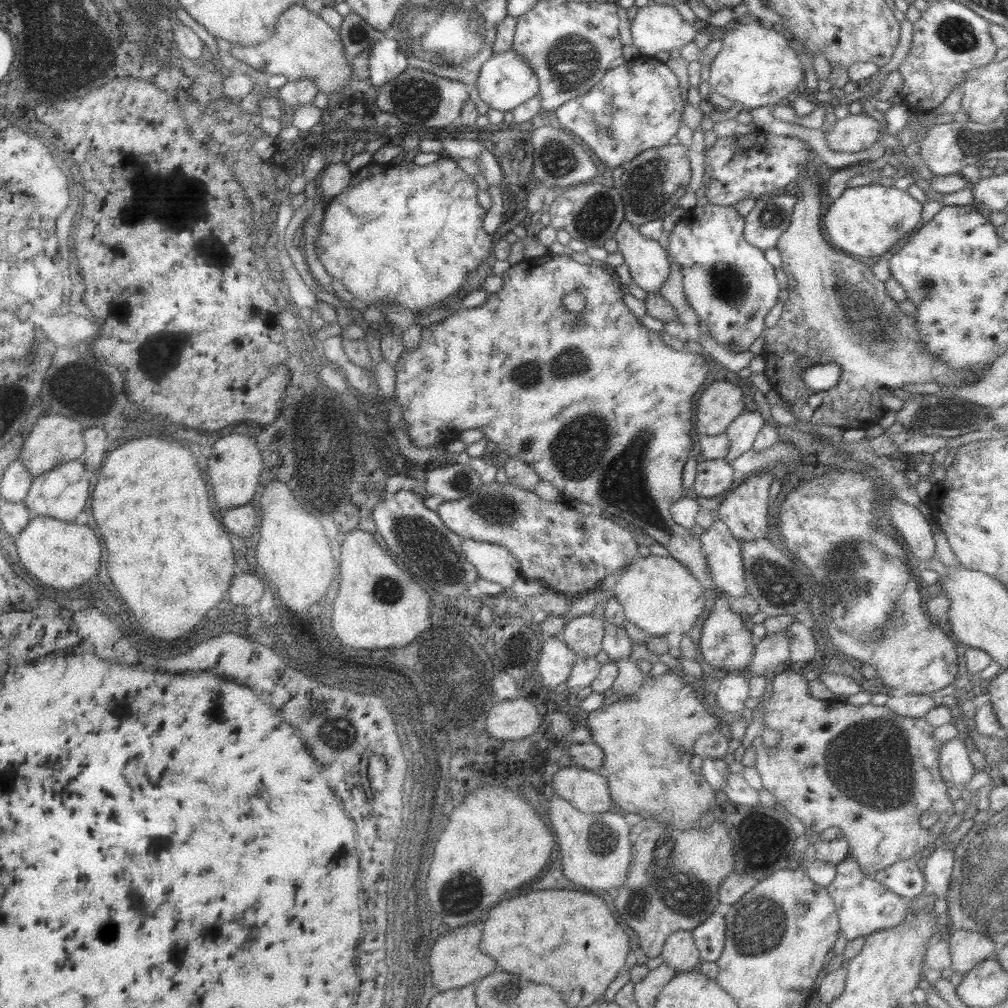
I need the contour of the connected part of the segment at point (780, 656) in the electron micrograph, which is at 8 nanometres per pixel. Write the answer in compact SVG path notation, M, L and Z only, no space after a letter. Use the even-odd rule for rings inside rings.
M786 631L767 634L755 647L748 666L753 676L764 676L765 671L778 671L788 664L790 647Z

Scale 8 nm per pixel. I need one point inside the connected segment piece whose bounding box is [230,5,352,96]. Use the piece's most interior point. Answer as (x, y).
(302, 46)

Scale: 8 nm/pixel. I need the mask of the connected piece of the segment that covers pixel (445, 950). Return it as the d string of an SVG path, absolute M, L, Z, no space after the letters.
M464 926L464 928L456 928L448 934L448 940L446 936L442 936L434 948L432 948L432 954L430 954L430 968L432 968L432 982L434 986L444 992L444 990L452 990L452 988L460 988L470 984L472 980L481 980L484 976L488 976L490 972L496 970L496 962L482 954L478 950L478 944L480 944L480 928L476 926Z

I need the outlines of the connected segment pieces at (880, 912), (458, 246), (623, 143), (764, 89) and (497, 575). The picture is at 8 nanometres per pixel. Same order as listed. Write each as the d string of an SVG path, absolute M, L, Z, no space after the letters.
M843 859L836 864L836 878L826 887L826 891L835 904L839 931L848 941L895 928L911 912L909 902L879 884L872 876L864 875L854 859Z
M441 156L436 162L428 165L419 166L414 162L396 164L396 168L386 170L384 174L380 174L376 178L370 180L360 180L358 186L349 184L340 194L328 198L328 203L325 205L322 226L320 226L320 235L316 238L316 254L318 260L322 262L322 266L331 278L336 278L342 282L342 286L356 298L362 300L366 305L374 305L374 302L398 302L400 306L404 306L406 310L420 316L419 312L425 314L425 310L437 308L440 302L444 302L448 296L456 294L464 284L466 284L468 276L490 256L492 250L492 235L484 231L482 222L487 214L486 209L478 203L477 193L478 185L473 178L461 169L456 161Z
M640 55L608 69L586 94L564 102L555 110L559 126L592 150L606 168L618 168L651 148L668 145L682 122L684 100L679 80L666 63Z
M738 24L734 30L726 32L722 38L722 49L712 59L708 66L710 74L708 81L711 92L718 92L720 96L742 104L745 111L751 111L758 107L773 108L775 104L784 104L791 101L795 93L803 90L805 74L802 69L802 63L798 58L798 52L795 45L779 29L764 28L759 24Z
M461 539L461 548L466 560L476 568L479 577L488 582L496 582L502 588L510 589L522 576L518 560L503 546L474 539Z

